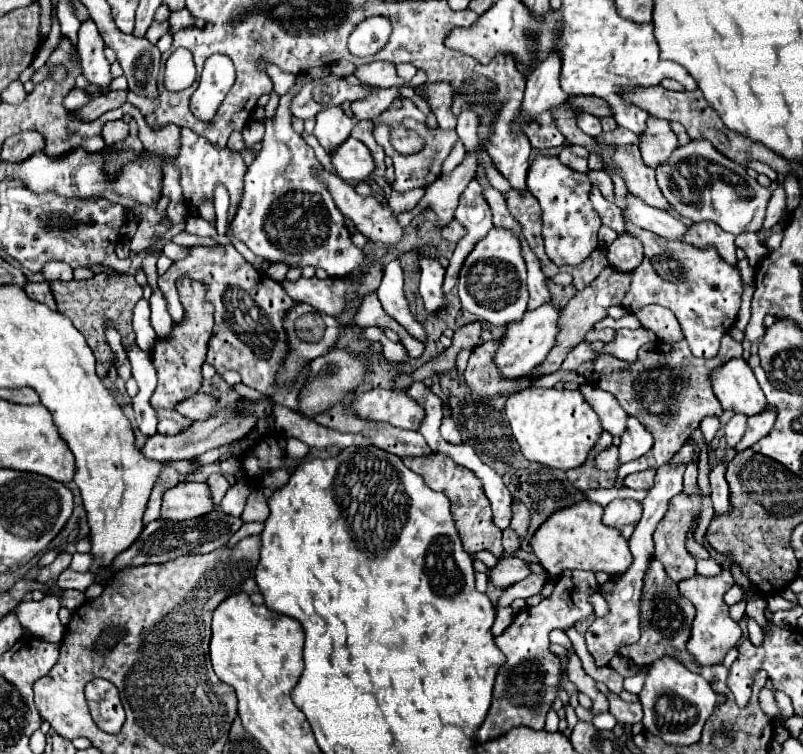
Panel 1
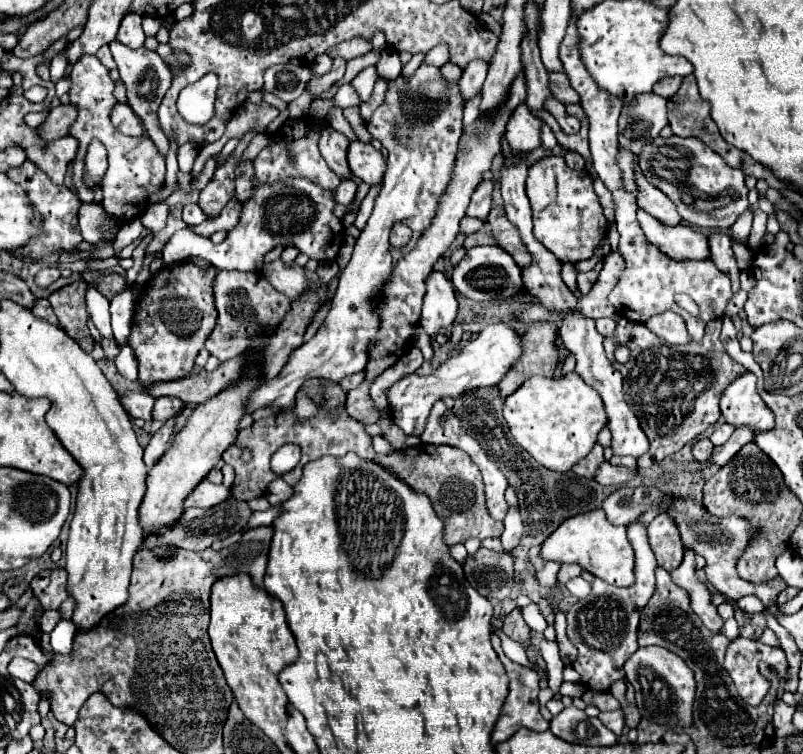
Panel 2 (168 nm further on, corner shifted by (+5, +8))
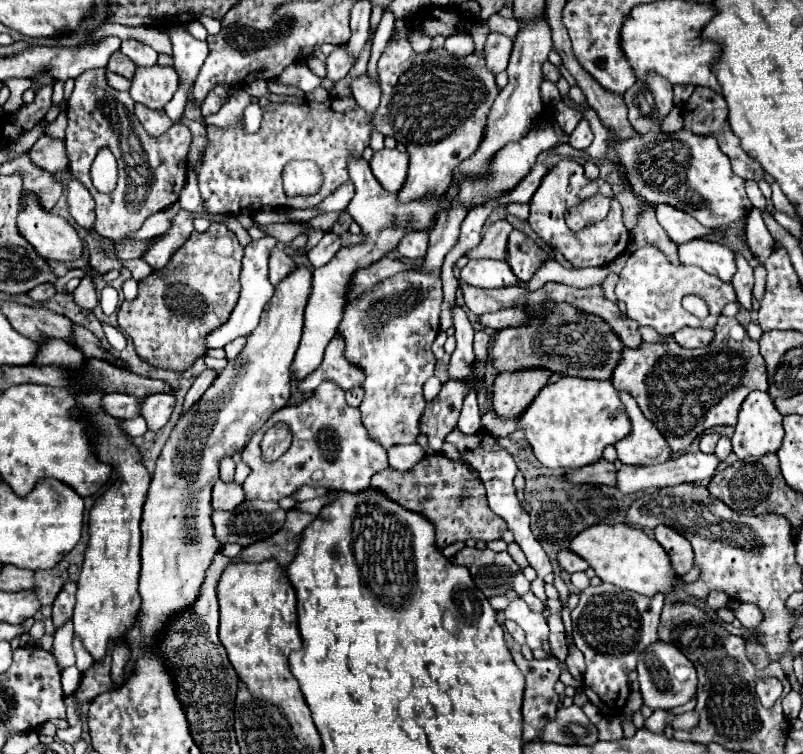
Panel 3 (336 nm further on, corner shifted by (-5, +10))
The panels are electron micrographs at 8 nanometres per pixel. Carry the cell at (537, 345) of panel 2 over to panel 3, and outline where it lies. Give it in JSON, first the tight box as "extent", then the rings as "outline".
{"extent":[492,370,550,420],"outline":[[[524,370],[498,374],[492,386],[492,412],[502,420],[516,420],[532,404],[536,394],[546,386],[550,372]]]}

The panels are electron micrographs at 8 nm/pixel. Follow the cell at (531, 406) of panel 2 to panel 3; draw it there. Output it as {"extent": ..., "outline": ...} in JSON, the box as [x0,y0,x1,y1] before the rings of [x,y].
{"extent":[482,378,632,470],"outline":[[[560,378],[558,382],[548,384],[540,390],[534,404],[528,406],[528,412],[524,412],[524,416],[520,420],[516,420],[516,424],[508,424],[508,420],[496,420],[496,416],[492,416],[492,412],[482,416],[482,430],[492,434],[494,438],[508,436],[516,428],[524,428],[526,440],[530,442],[536,458],[546,468],[574,470],[574,468],[582,468],[582,466],[598,462],[602,458],[602,452],[606,446],[614,446],[618,440],[626,438],[630,434],[632,424],[630,424],[630,418],[626,414],[622,400],[620,400],[620,394],[616,392],[616,388],[612,386],[610,380],[602,382],[602,380],[584,380],[584,378]]]}

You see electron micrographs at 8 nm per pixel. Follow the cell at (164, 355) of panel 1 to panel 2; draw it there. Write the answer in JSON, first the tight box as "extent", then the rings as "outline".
{"extent":[130,262,216,388],"outline":[[[192,262],[164,266],[148,280],[142,298],[134,308],[130,346],[138,360],[138,380],[144,388],[156,382],[170,382],[188,376],[204,340],[216,326],[216,306],[212,300],[212,280],[216,270],[200,270]]]}

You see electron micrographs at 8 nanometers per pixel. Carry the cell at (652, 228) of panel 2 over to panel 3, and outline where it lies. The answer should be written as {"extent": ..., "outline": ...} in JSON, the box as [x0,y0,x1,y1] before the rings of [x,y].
{"extent":[678,240,736,282],"outline":[[[690,240],[688,244],[682,244],[678,248],[678,254],[684,266],[698,266],[724,282],[730,282],[736,274],[736,254],[724,244],[708,240]]]}

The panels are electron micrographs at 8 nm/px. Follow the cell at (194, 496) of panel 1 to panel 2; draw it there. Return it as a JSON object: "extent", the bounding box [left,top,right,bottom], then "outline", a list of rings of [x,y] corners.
{"extent":[184,478,228,508],"outline":[[[206,478],[188,494],[188,498],[184,500],[184,508],[190,508],[190,506],[200,506],[200,508],[210,508],[218,502],[224,502],[228,498],[228,488],[224,486],[216,486],[216,484],[210,484]]]}

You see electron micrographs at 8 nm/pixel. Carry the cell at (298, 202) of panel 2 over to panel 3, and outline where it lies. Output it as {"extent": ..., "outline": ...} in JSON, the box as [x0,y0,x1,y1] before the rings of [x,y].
{"extent":[206,236,276,350],"outline":[[[264,236],[262,240],[252,240],[246,248],[244,248],[244,260],[242,260],[242,274],[240,274],[240,282],[242,282],[242,294],[240,294],[240,300],[234,308],[234,312],[230,314],[228,322],[222,324],[220,328],[216,328],[214,332],[210,332],[206,336],[206,350],[212,350],[212,348],[224,348],[228,342],[240,338],[240,336],[248,336],[258,324],[256,320],[260,320],[260,314],[262,314],[262,306],[270,300],[272,292],[274,292],[274,286],[270,284],[268,280],[268,256],[272,252],[272,248],[276,246],[276,238],[272,236]]]}

